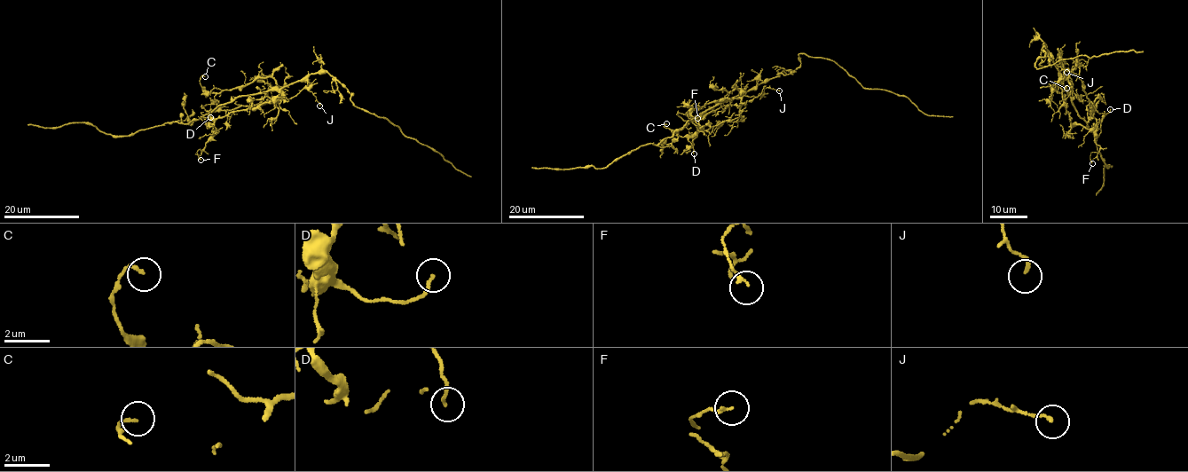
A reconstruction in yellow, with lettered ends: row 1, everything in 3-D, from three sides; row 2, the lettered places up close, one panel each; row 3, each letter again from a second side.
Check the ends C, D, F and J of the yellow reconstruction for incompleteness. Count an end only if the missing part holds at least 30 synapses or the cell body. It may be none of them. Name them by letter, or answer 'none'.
none

